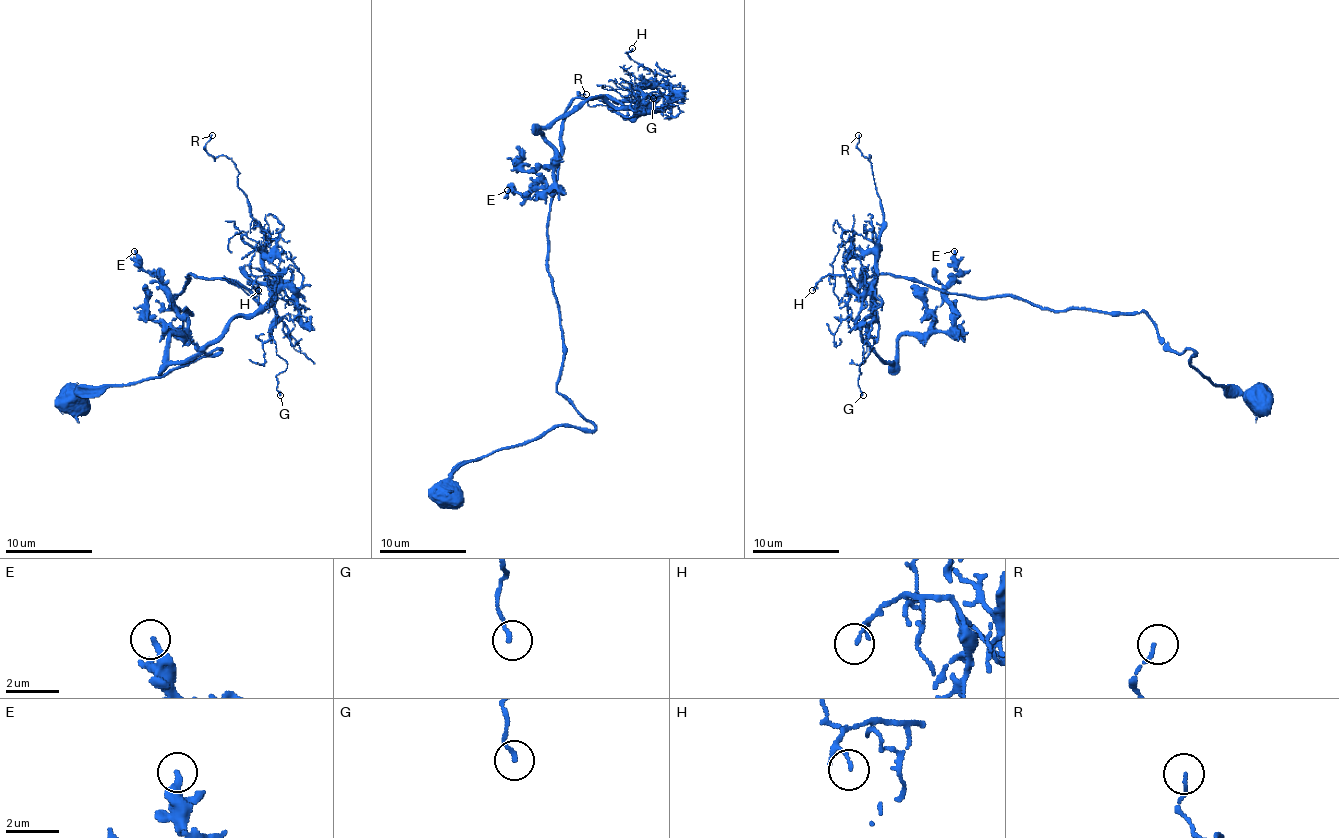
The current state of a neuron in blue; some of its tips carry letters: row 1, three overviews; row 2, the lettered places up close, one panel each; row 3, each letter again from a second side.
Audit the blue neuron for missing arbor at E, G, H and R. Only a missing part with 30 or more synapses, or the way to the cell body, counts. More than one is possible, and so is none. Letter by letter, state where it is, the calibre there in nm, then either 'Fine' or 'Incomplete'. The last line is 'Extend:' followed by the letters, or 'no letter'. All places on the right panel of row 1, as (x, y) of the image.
E: Place: (954, 251). Thickness 300 nm. Fine
G: Place: (863, 395). Thickness 130 nm. Fine
H: Place: (812, 290). Thickness 130 nm. Fine
R: Place: (858, 135). Thickness 100 nm. Fine
Extend: no letter

